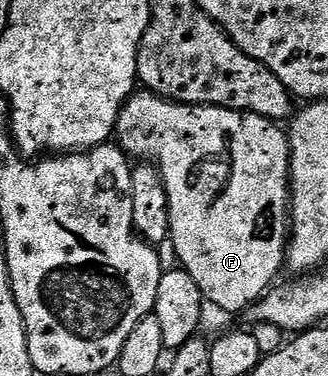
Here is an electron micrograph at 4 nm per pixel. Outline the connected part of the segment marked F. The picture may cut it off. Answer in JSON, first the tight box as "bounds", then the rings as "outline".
{"bounds":[116,91,291,313],"outline":[[[148,91],[134,92],[133,96],[121,106],[121,114],[117,120],[116,140],[130,158],[140,159],[145,163],[155,163],[161,171],[161,178],[167,187],[169,200],[169,231],[180,268],[186,269],[195,279],[202,298],[229,313],[248,310],[250,306],[261,300],[278,280],[277,272],[287,261],[287,246],[291,232],[291,186],[289,183],[289,138],[286,130],[276,121],[269,121],[254,113],[242,113],[240,109],[224,109],[214,105],[180,105],[177,101],[168,101]]]}

